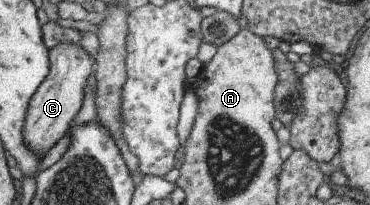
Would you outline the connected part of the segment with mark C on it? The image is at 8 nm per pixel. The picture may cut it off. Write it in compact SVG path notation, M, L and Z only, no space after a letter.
M61 44L49 52L48 75L36 88L35 94L31 95L22 130L24 146L39 159L43 159L51 147L63 138L73 118L81 110L85 100L83 88L95 66L95 61L79 45Z

